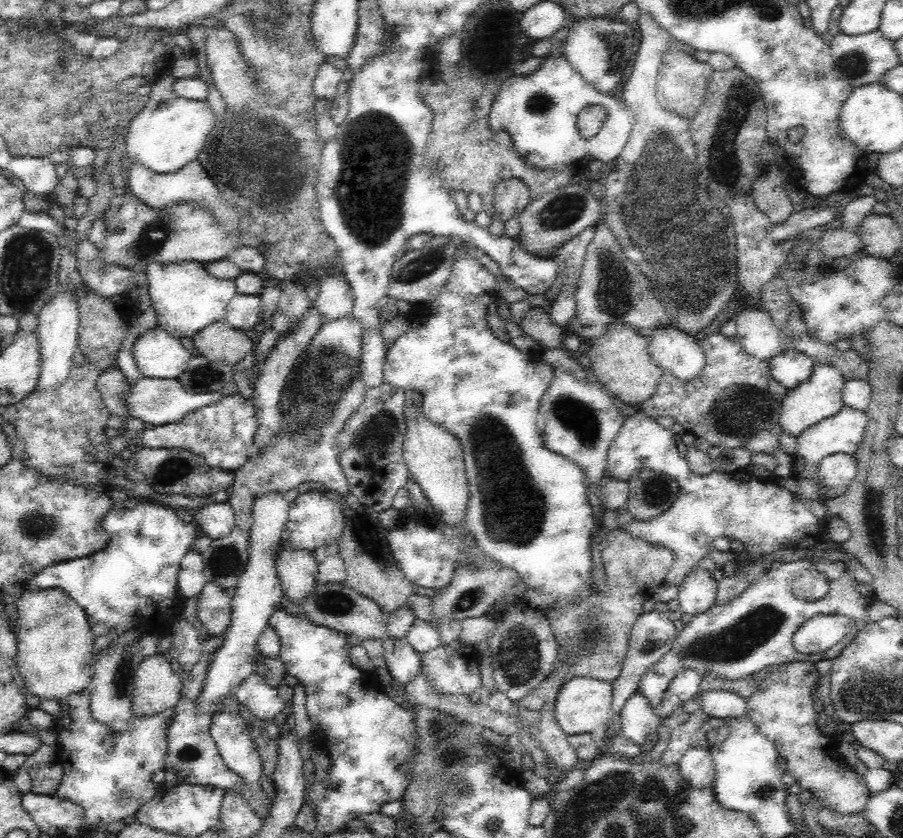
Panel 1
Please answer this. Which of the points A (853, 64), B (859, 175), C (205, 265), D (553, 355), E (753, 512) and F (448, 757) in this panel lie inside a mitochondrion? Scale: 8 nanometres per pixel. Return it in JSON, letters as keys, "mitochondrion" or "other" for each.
{"A":"mitochondrion","B":"other","C":"other","D":"other","E":"other","F":"mitochondrion"}

